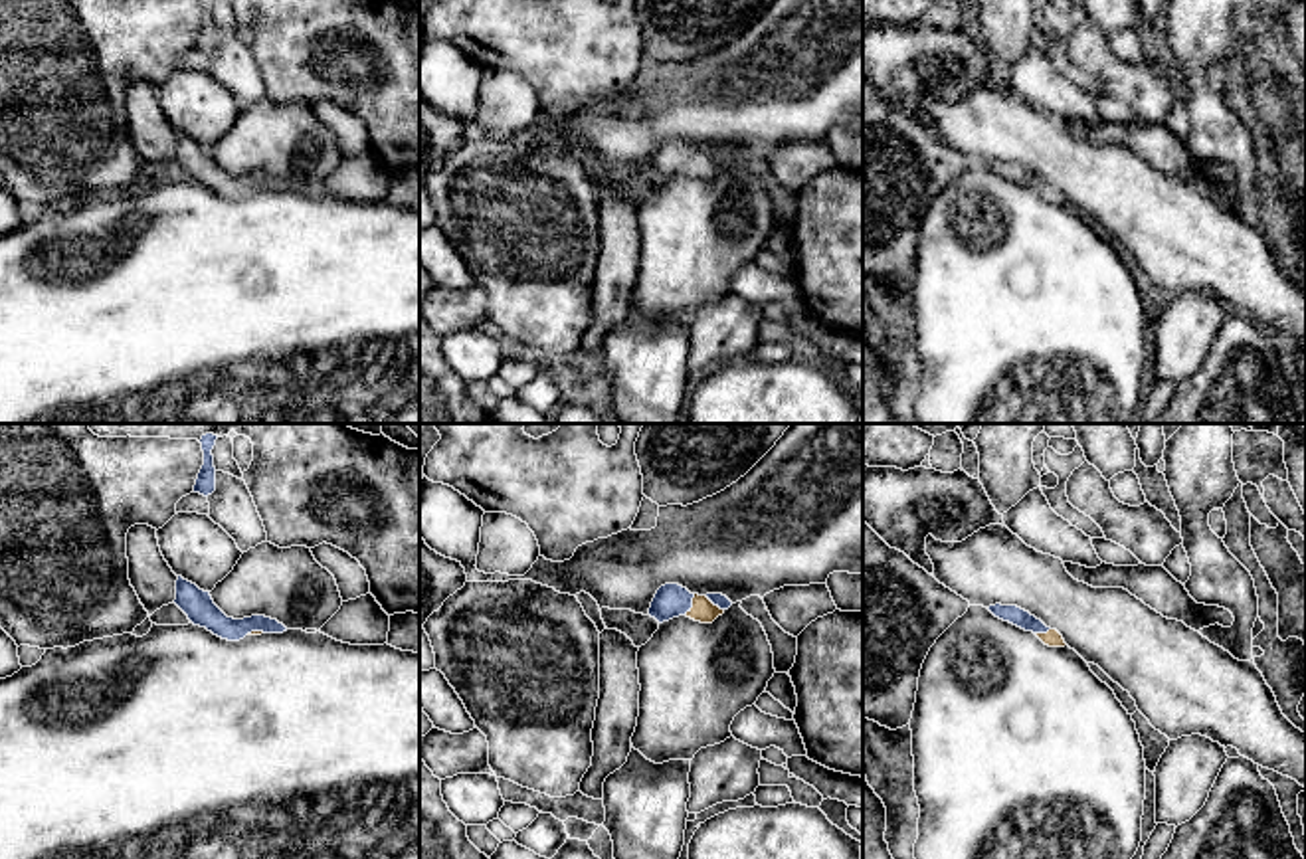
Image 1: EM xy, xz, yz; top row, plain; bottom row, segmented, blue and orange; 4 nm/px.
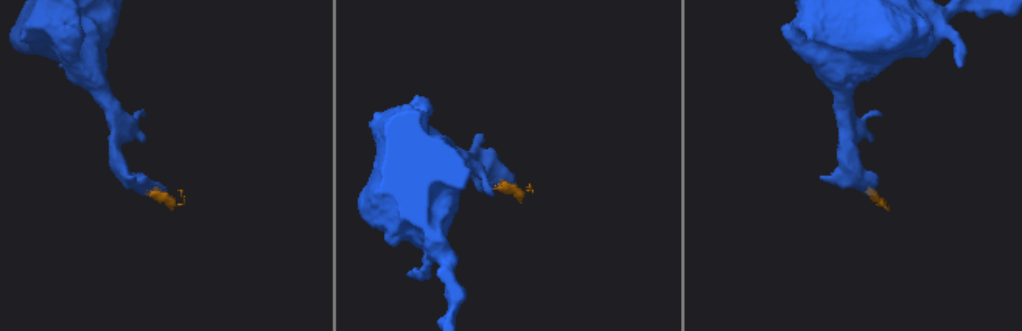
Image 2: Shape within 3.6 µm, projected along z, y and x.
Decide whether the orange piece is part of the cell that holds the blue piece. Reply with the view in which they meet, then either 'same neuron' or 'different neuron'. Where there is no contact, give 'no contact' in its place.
xz | same neuron

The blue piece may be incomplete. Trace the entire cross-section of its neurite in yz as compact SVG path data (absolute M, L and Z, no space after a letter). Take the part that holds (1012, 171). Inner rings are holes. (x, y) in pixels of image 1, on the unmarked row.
M989 162L987 164L995 174L1009 178L1025 188L1033 188L1049 204L1065 204L1065 196L1057 186L1047 184L1041 176L1017 162Z

